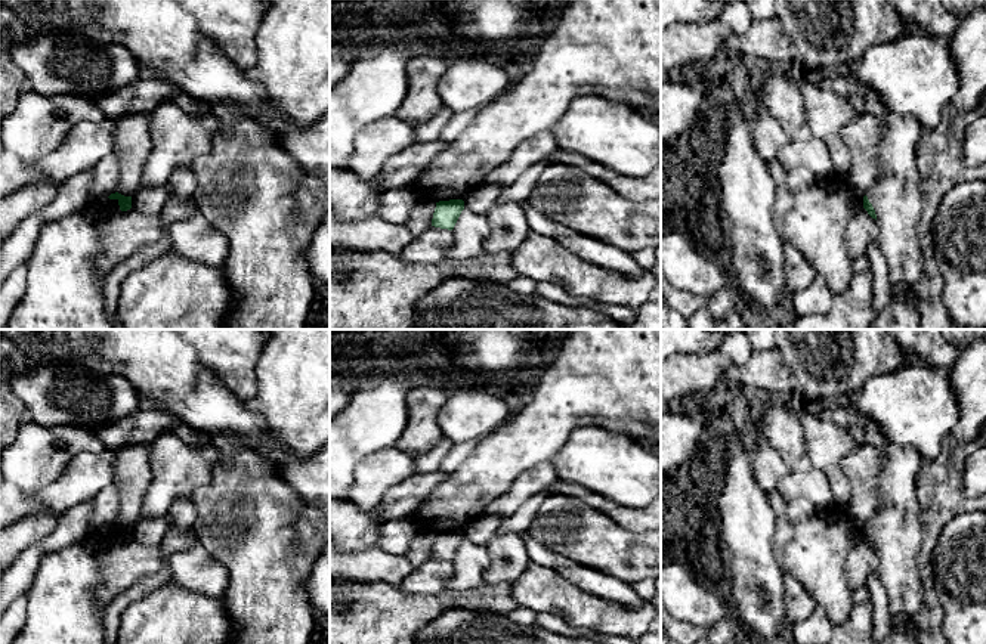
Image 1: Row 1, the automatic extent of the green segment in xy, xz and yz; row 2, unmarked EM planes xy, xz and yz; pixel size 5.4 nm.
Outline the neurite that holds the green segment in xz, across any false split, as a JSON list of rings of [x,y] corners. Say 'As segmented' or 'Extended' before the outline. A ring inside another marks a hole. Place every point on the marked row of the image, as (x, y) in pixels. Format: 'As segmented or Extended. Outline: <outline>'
As segmented. Outline: [[[463,199],[436,202],[432,226],[452,230],[463,210],[464,210]]]

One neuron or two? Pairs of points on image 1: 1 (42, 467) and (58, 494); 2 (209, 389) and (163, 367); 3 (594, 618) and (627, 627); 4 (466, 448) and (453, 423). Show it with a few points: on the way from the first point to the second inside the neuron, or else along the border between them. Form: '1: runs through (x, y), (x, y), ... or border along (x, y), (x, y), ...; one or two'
1: border along (74, 457), (56, 479), (31, 495), (16, 486); two
2: runs through (197, 393), (185, 389), (175, 378); one
3: runs through (602, 618), (620, 621); one
4: border along (479, 437), (454, 443); two

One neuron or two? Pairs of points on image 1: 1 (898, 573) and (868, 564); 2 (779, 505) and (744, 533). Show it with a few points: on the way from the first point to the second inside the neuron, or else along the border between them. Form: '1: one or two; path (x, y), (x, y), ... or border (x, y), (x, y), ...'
1: two; border (875, 551), (880, 560), (880, 572)
2: two; border (766, 494), (776, 514)

